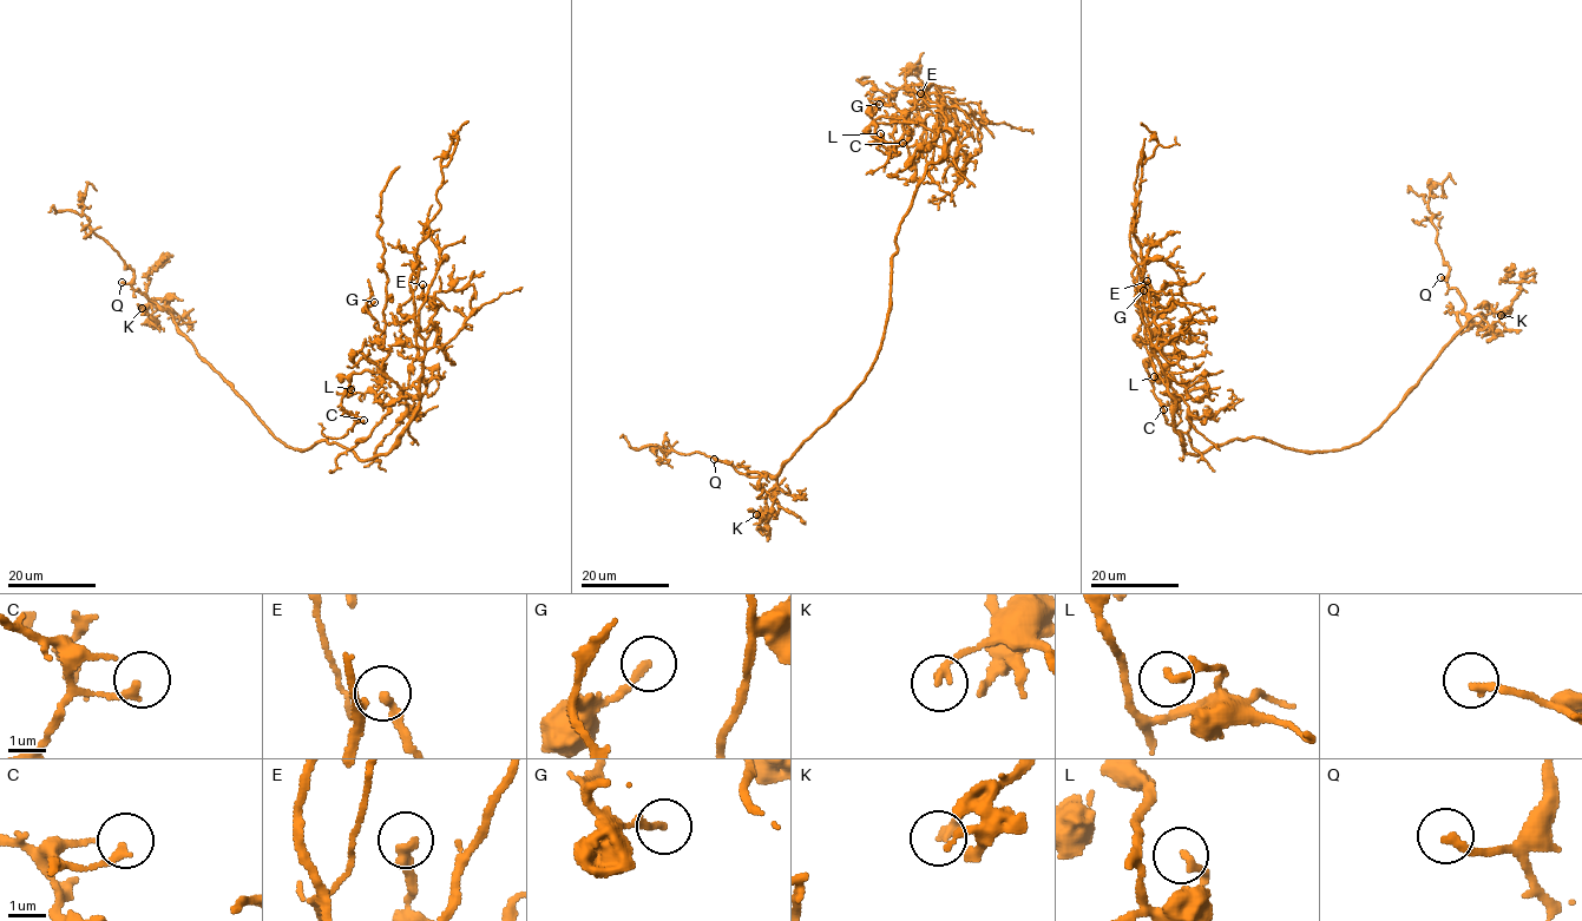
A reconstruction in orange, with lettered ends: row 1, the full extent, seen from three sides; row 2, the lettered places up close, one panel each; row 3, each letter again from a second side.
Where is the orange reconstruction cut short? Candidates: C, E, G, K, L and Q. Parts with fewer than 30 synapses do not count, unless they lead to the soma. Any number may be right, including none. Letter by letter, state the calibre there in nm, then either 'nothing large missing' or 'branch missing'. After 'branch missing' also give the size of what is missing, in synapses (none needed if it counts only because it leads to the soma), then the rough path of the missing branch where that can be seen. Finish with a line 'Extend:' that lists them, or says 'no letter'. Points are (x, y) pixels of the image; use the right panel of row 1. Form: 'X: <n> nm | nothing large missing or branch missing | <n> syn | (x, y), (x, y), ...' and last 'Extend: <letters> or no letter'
C: 200 nm | nothing large missing
E: 240 nm | nothing large missing
G: 190 nm | nothing large missing
K: 240 nm | nothing large missing
L: 140 nm | nothing large missing
Q: 240 nm | branch missing | 80 syn | (1441, 277), (1429, 264), (1424, 252), (1409, 242), (1412, 234), (1418, 234), (1429, 221), (1430, 230)
Extend: Q

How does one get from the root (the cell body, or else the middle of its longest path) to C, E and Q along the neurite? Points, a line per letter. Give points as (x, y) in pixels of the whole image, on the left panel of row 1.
C: (322, 441), (361, 459), (385, 454), (419, 403), (418, 390), (379, 373), (353, 373), (341, 406), (363, 420)
E: (322, 441), (366, 460), (385, 454), (404, 432), (419, 403), (424, 354), (435, 336), (434, 301), (422, 284)
Q: (322, 441), (302, 449), (276, 438), (248, 403), (198, 355), (179, 333), (171, 314), (138, 289), (122, 282)

